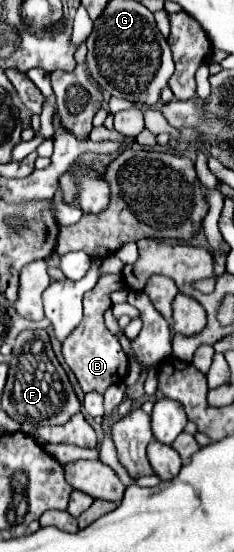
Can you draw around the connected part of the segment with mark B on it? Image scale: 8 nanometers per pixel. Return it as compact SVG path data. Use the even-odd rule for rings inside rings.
M119 274L101 276L99 282L95 284L95 288L83 296L83 320L79 322L75 332L71 332L71 336L63 342L63 350L61 350L63 358L65 358L67 366L71 368L71 372L75 374L83 392L105 394L105 390L111 384L121 384L127 376L129 360L119 344L119 340L107 330L107 326L103 322L105 310L111 308L109 294L119 288L123 288L123 278Z

